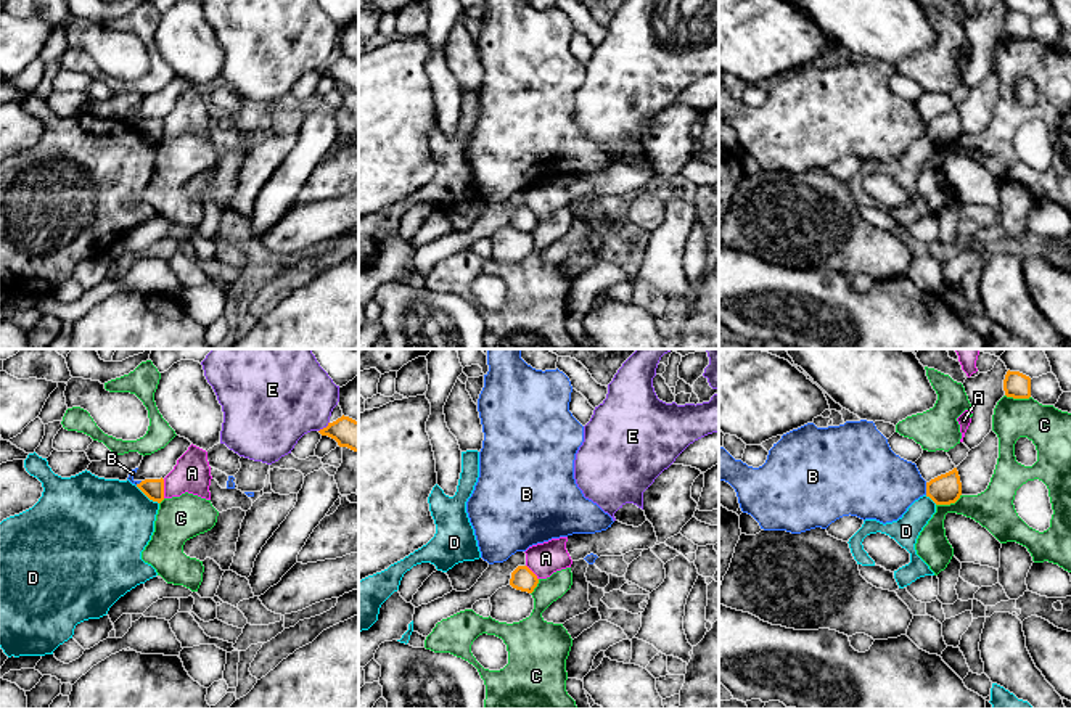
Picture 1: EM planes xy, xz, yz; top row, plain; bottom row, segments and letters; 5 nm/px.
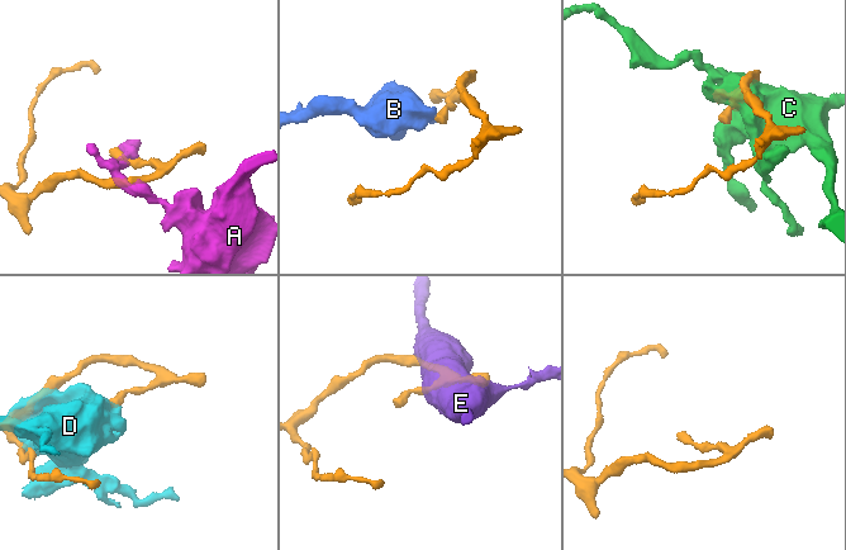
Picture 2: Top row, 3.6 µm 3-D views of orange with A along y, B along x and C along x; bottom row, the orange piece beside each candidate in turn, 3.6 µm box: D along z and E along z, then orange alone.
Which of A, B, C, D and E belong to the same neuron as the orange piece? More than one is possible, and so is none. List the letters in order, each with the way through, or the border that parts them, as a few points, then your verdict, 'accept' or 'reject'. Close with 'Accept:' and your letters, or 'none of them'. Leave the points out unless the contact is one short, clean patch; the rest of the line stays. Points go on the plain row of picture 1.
A: along xy (163, 119), (164, 137) | reject
B: along yz (925, 122), (927, 134) | reject
C: reject
D: reject
E: reject
Accept: none of them

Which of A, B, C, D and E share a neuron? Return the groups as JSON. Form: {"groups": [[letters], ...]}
{"groups": [["A"], ["B"], ["C"], ["D"], ["E"]]}

